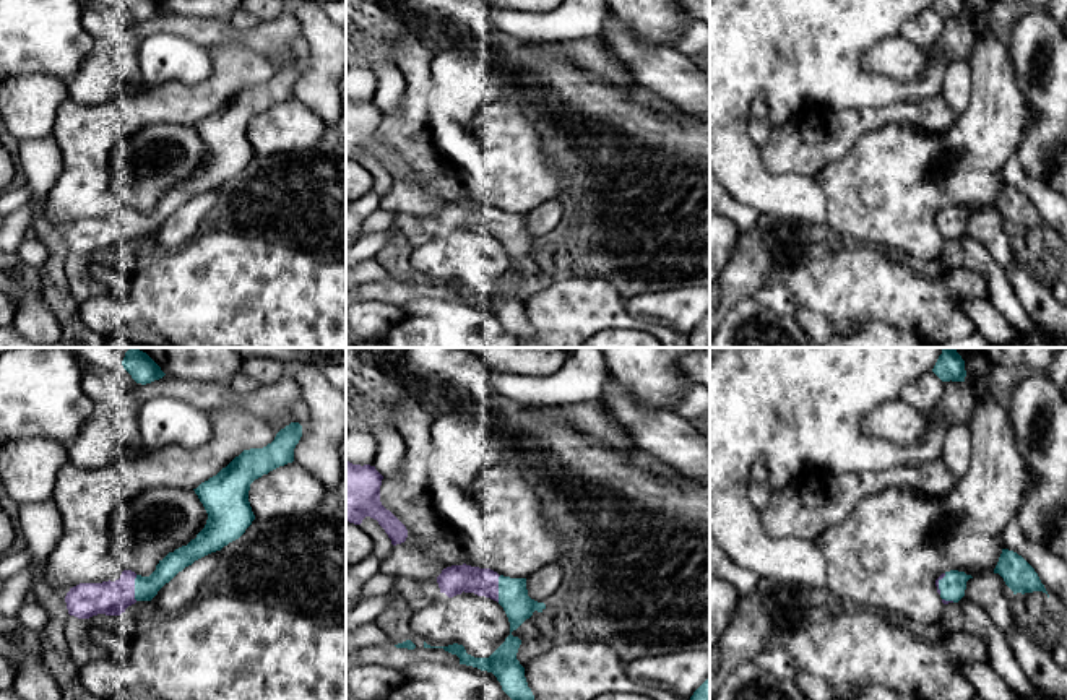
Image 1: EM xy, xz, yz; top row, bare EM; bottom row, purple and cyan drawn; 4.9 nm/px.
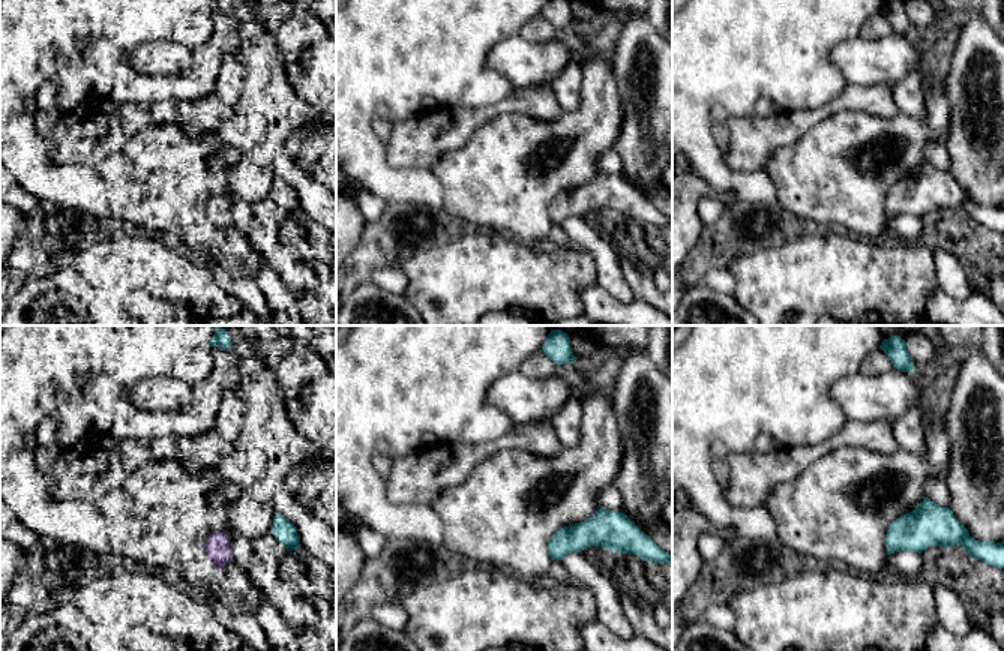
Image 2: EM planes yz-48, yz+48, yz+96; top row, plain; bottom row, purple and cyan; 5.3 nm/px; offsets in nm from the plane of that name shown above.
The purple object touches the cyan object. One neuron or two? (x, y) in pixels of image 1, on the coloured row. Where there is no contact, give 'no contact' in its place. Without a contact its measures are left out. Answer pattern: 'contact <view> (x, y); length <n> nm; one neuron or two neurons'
contact xz (497, 588); length 140 nm; one neuron

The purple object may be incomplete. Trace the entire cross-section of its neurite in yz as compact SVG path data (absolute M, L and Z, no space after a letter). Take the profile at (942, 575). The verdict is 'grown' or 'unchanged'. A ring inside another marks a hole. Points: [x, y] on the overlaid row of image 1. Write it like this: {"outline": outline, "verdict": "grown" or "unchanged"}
{"outline": "M950 570L935 580L937 593L944 604L958 603L965 596L966 581L973 578L965 572Z", "verdict": "grown"}

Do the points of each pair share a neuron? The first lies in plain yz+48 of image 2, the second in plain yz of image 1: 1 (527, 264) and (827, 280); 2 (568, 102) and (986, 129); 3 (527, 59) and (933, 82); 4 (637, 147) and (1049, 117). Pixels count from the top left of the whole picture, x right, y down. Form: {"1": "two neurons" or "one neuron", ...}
{"1": "one neuron", "2": "two neurons", "3": "two neurons", "4": "one neuron"}

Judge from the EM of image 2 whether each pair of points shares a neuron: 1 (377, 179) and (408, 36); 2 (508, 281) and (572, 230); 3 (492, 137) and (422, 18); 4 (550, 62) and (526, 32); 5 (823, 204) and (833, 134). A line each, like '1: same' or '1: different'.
1: same
2: different
3: different
4: different
5: same

